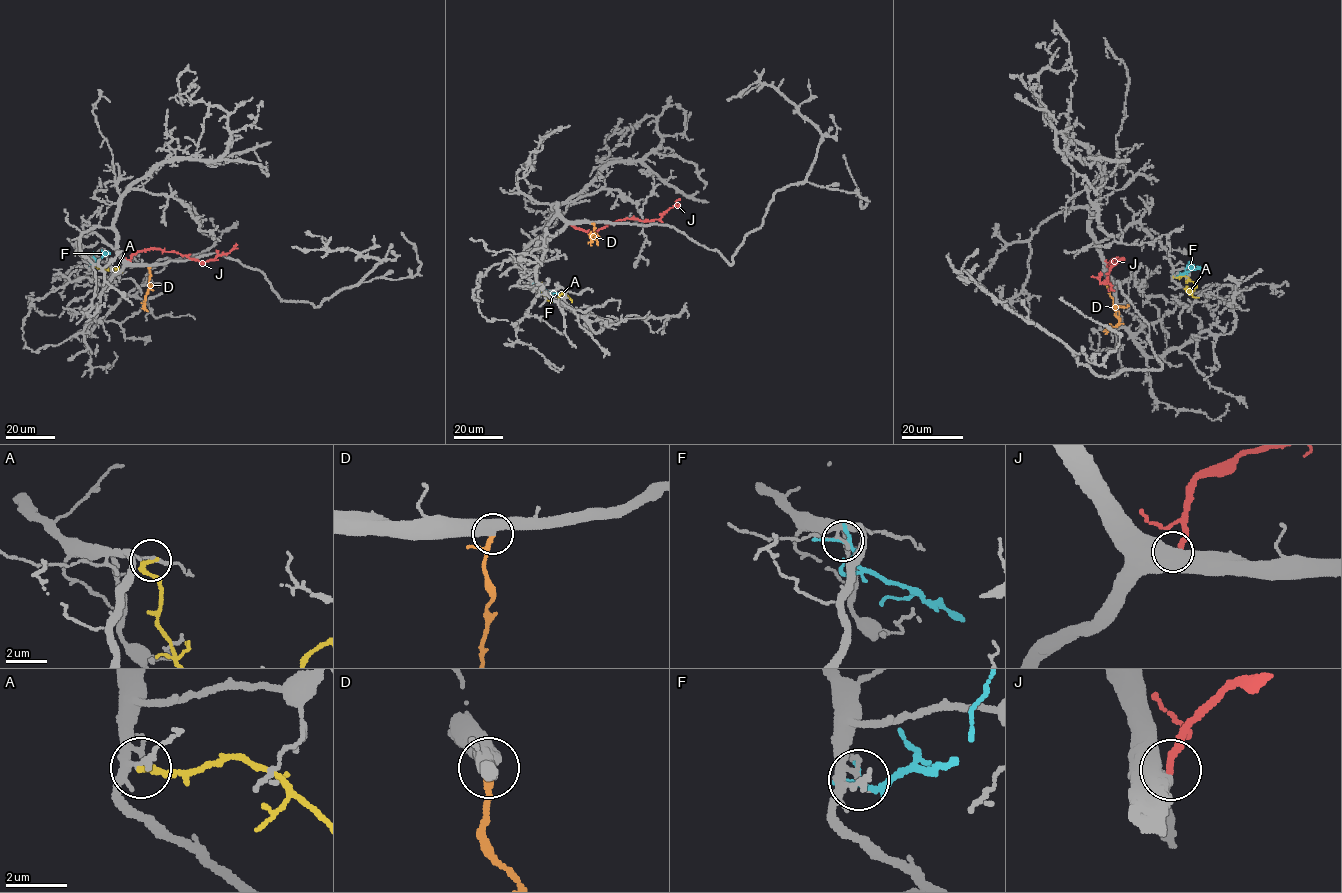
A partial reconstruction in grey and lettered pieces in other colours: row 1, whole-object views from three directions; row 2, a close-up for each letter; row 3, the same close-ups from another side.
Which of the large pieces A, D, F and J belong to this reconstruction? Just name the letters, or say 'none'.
none

